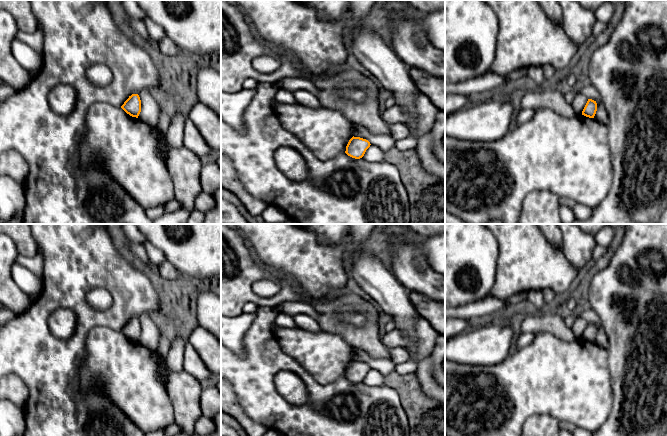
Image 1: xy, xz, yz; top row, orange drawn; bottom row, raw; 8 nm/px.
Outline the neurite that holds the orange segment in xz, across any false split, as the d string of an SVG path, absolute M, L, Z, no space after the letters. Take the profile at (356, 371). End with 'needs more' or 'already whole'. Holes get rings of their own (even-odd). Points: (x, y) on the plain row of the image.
M353 360L346 370L345 377L352 382L360 383L364 380L370 369L368 364Z | already whole

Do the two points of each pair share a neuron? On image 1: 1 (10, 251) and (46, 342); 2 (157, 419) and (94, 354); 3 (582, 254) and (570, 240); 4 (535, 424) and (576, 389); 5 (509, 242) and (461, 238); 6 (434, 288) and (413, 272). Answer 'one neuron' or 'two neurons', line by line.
1: two neurons
2: one neuron
3: one neuron
4: two neurons
5: two neurons
6: one neuron

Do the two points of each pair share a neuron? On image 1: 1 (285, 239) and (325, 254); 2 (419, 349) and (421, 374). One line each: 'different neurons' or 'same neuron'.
1: same neuron
2: different neurons

